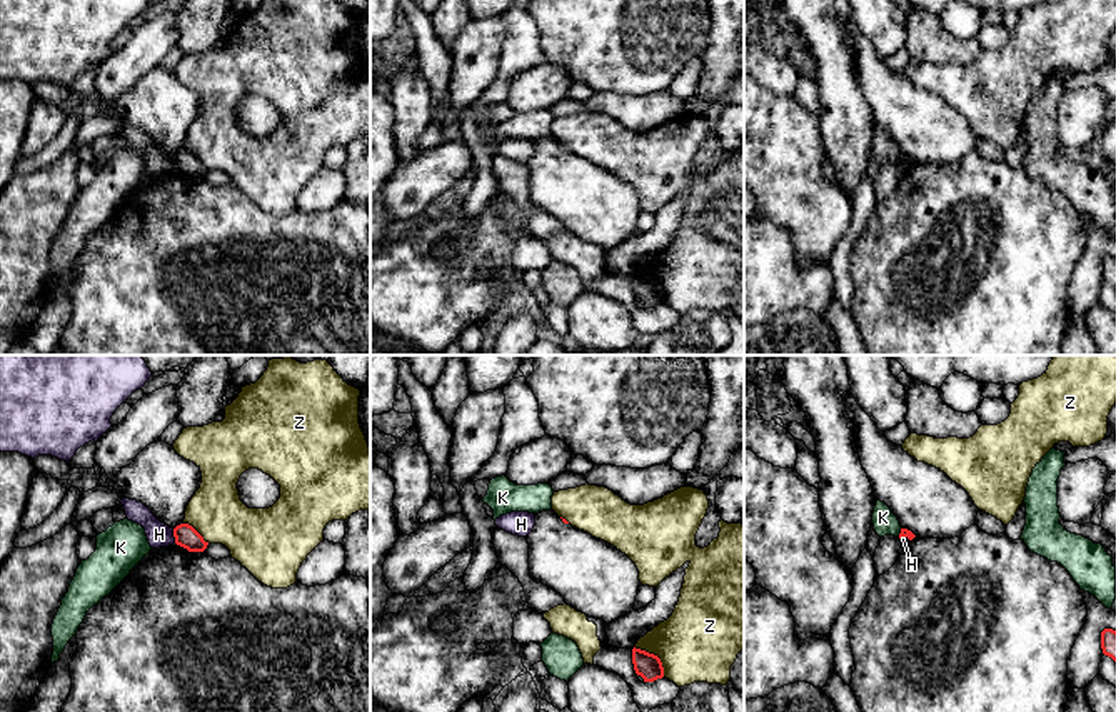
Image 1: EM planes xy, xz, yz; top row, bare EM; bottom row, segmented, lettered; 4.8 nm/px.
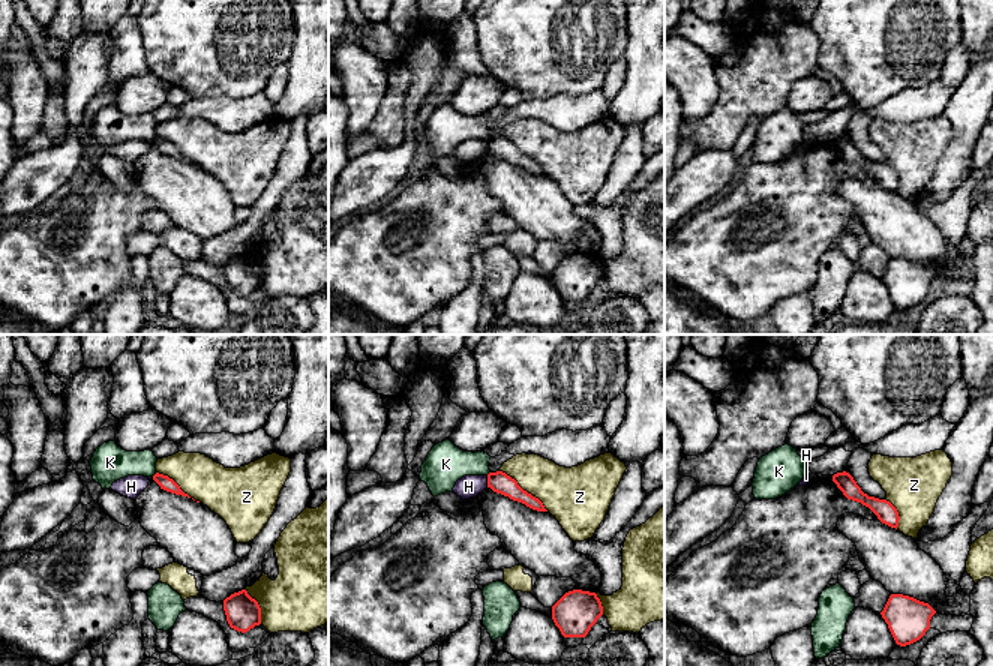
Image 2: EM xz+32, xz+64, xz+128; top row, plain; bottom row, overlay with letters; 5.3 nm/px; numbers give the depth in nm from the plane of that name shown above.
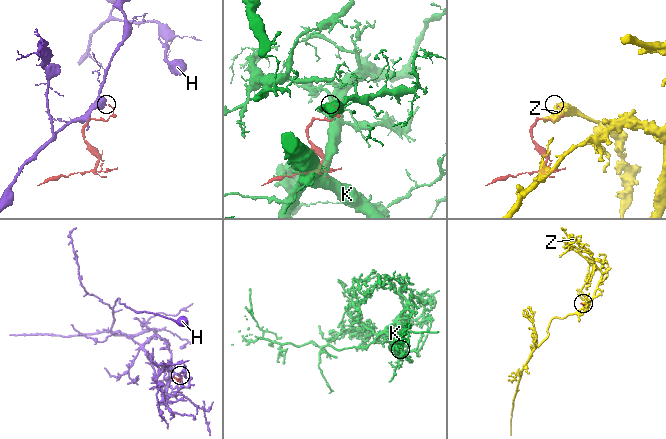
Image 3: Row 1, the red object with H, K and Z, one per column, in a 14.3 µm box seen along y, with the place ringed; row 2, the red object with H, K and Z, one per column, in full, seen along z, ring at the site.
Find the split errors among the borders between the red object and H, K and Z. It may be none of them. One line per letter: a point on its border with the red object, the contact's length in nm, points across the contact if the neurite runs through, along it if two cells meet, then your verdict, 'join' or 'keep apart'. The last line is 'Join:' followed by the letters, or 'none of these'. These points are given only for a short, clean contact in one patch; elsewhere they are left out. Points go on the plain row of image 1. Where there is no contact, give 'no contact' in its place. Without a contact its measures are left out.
H: xy (174, 162) | 70 nm | along xy (172, 155), (175, 169) | keep apart
K: yz (901, 159) | 50 nm | keep apart
Z: xz (656, 282) | 200 nm | keep apart
Join: none of these

